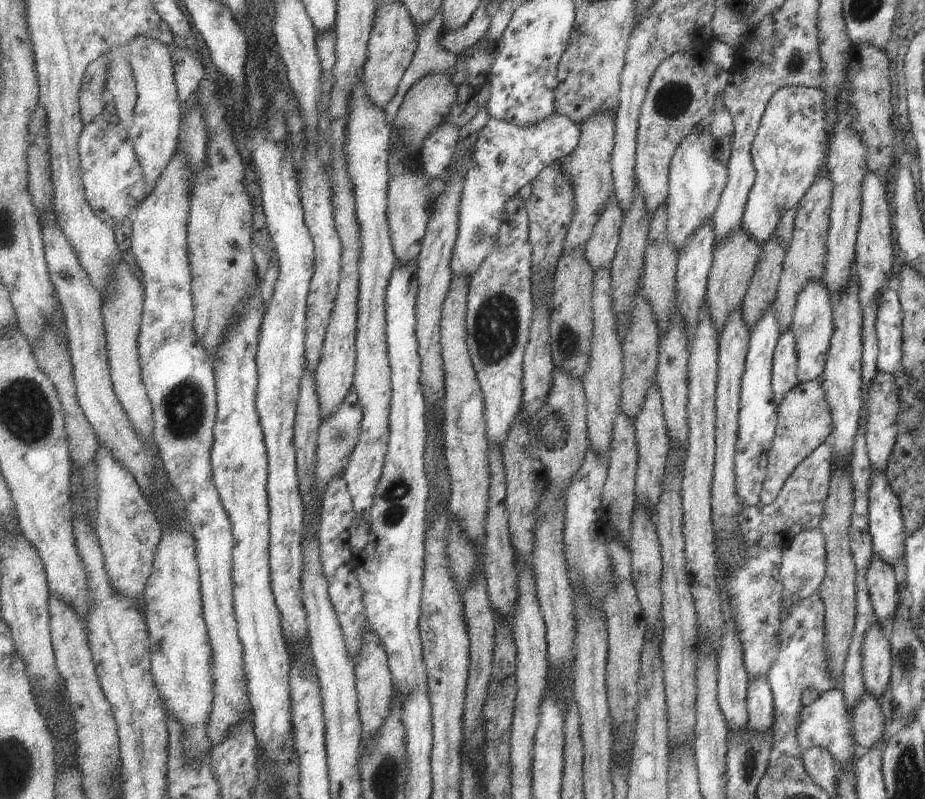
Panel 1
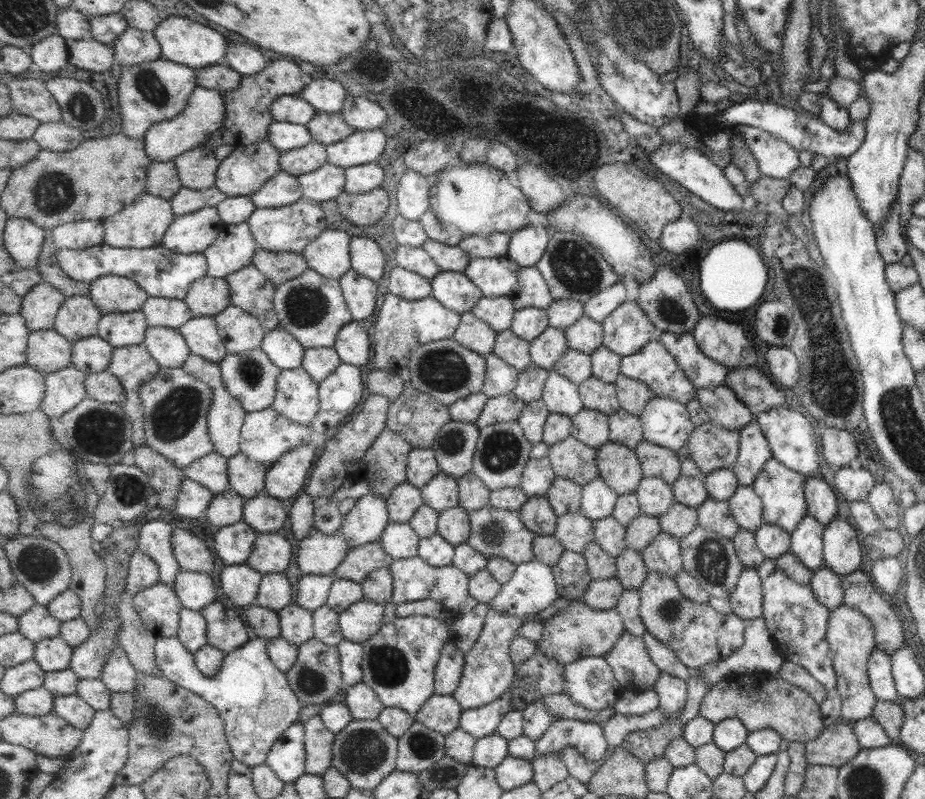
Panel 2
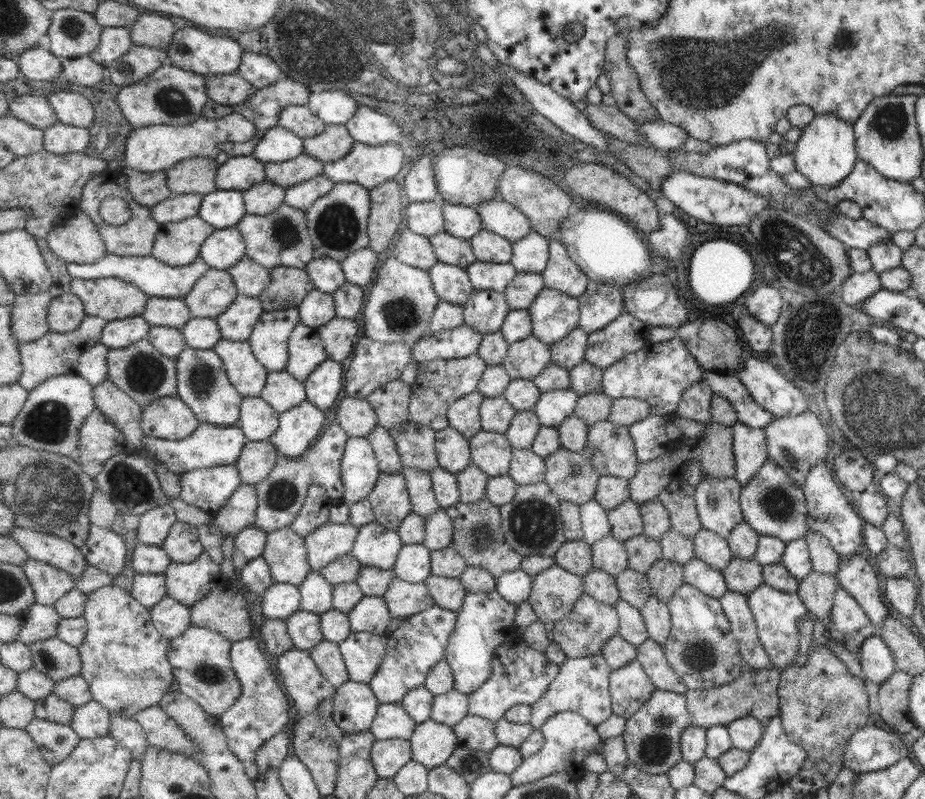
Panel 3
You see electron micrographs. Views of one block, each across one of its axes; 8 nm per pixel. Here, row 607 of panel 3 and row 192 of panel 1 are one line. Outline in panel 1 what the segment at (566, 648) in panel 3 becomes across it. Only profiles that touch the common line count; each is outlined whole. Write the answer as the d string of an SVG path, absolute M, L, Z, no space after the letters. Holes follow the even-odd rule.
M597 112L583 126L580 146L567 156L561 166L565 178L571 182L575 193L575 216L569 224L569 232L565 240L564 254L585 250L601 214L605 212L607 200L615 196L615 180L613 178L612 156L616 148L616 112Z

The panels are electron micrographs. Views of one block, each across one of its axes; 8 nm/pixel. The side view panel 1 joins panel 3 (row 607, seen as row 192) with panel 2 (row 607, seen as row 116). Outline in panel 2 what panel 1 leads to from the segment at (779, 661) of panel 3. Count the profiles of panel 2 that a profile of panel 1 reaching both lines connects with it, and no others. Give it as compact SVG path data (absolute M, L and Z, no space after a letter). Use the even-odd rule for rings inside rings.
M766 559L756 569L760 578L762 613L775 650L784 658L803 667L828 692L836 688L836 676L830 659L826 626L829 609L813 596L808 585L797 584L777 568L773 560Z

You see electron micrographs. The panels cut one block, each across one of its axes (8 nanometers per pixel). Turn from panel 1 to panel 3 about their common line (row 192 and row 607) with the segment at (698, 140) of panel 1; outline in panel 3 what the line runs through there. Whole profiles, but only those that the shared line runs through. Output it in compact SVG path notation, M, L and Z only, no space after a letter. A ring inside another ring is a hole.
M684 583L668 602L672 612L672 631L664 642L664 653L689 689L713 688L734 682L742 672L738 642L731 632L728 617L724 615L720 601L707 596L700 589Z

